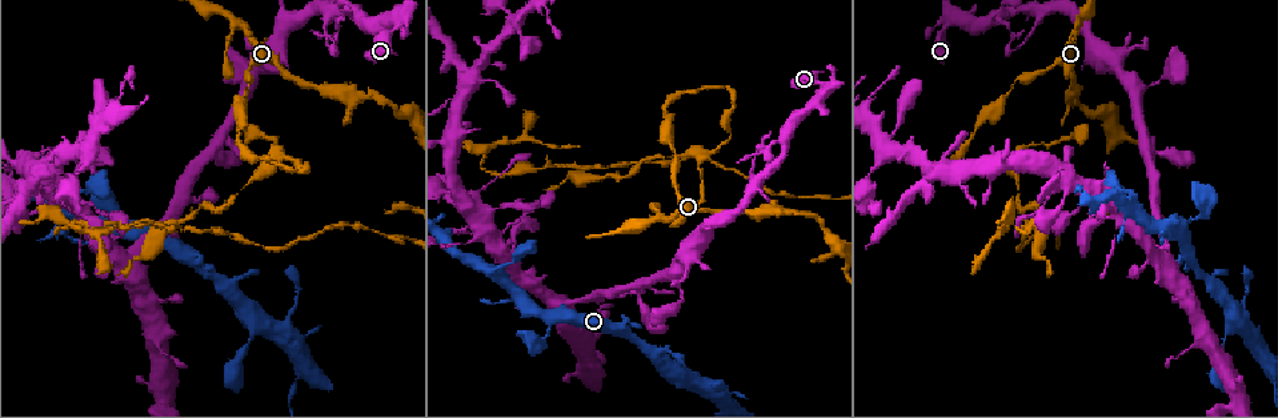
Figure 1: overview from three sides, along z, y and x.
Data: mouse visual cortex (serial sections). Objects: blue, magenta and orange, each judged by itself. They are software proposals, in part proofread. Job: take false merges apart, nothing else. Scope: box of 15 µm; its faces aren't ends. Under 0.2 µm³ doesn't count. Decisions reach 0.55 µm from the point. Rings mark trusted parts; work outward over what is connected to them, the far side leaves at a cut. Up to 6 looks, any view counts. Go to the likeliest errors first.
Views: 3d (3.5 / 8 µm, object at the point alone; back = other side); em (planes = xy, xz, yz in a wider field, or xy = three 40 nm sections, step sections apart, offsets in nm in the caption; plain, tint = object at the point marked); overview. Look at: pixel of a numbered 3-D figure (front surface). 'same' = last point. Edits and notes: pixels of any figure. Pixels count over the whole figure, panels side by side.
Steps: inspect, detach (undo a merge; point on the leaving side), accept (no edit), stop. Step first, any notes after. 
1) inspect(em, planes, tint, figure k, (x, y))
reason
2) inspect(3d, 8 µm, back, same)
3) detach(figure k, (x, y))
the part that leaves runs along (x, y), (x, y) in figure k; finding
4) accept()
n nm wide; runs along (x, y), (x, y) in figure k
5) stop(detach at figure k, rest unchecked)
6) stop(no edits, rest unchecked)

inspect(em, xy, step 5, tint, figure 1, (302, 170))
abrupt turn

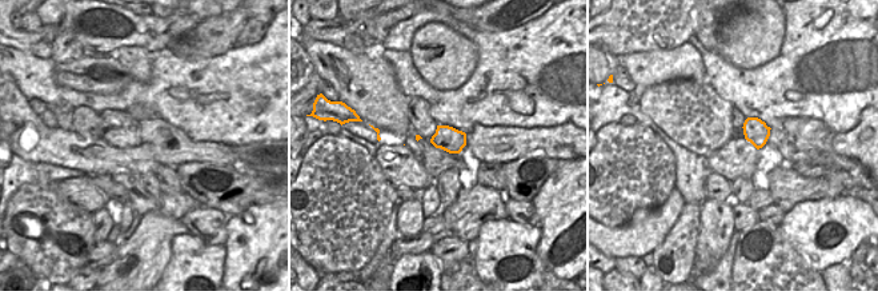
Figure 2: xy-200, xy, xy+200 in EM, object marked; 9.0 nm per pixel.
inspect(3d, 3.5 µm, same)

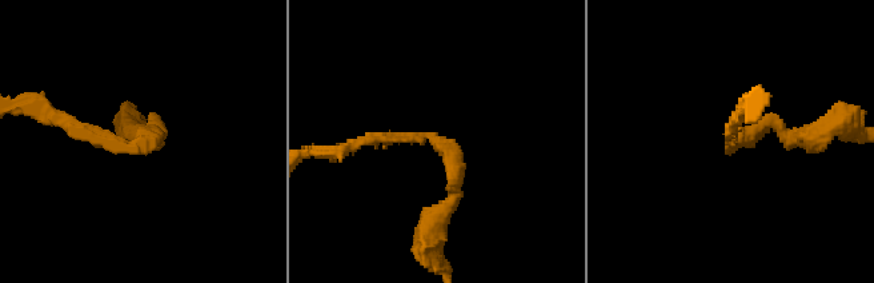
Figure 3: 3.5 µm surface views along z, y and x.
accept()
runs along (356, 144), (437, 140), (454, 164), (446, 208) in figure 3; continuous, no second cell

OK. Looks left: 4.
inspect(3d, 3.5 µm, figure 1, (950, 24))
sharp bend

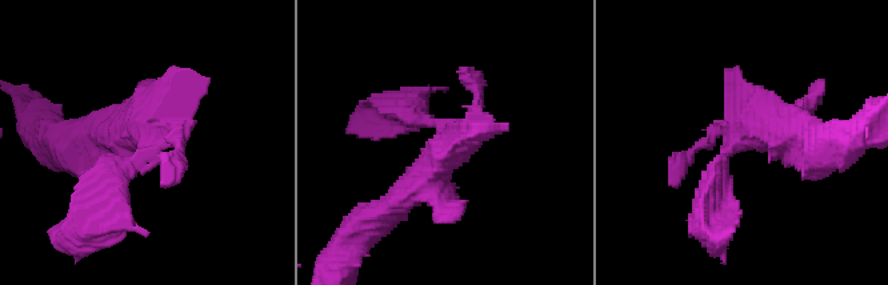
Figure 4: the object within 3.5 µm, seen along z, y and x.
inspect(em, xy, step 5, tint, figure 4, (446, 144))
shape alone is not enough

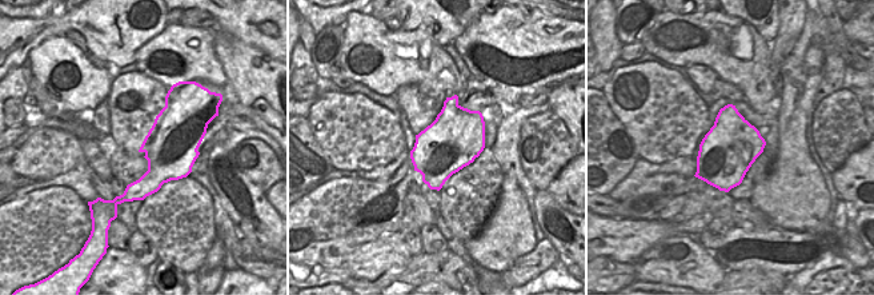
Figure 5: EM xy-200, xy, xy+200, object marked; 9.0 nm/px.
accept()
runs along (711, 201), (744, 132), (810, 136) in figure 4; continuous, no second cell

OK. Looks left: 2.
inspect(3d, 3.5 µm, figure 1, (725, 144))
narrows sharply

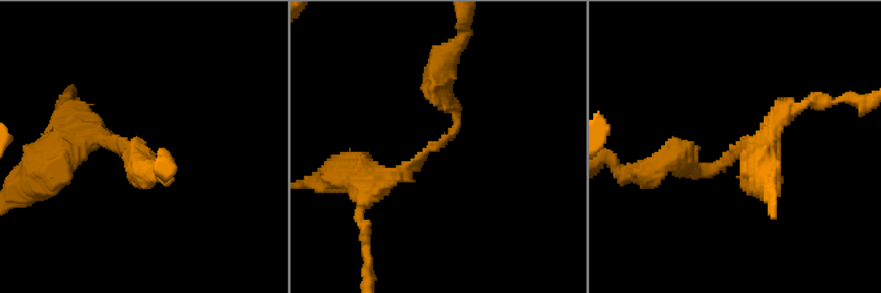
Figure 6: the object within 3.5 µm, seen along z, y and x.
inspect(em, xy, step 2, tint, figure 6, (731, 152))
arms of 200, 300 nm

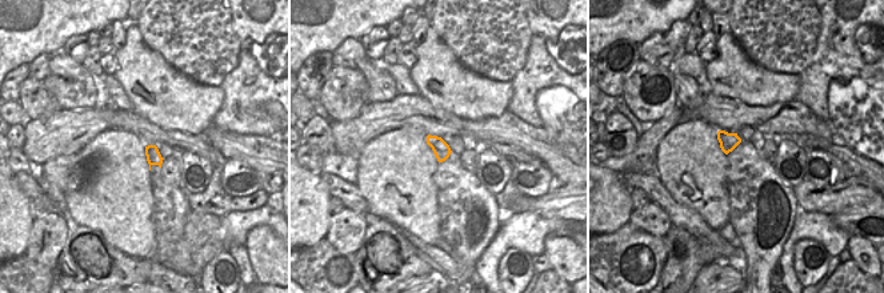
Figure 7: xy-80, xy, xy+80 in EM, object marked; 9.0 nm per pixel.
accept()
all the same cell

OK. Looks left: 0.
stop(no edits, rest unchecked)

